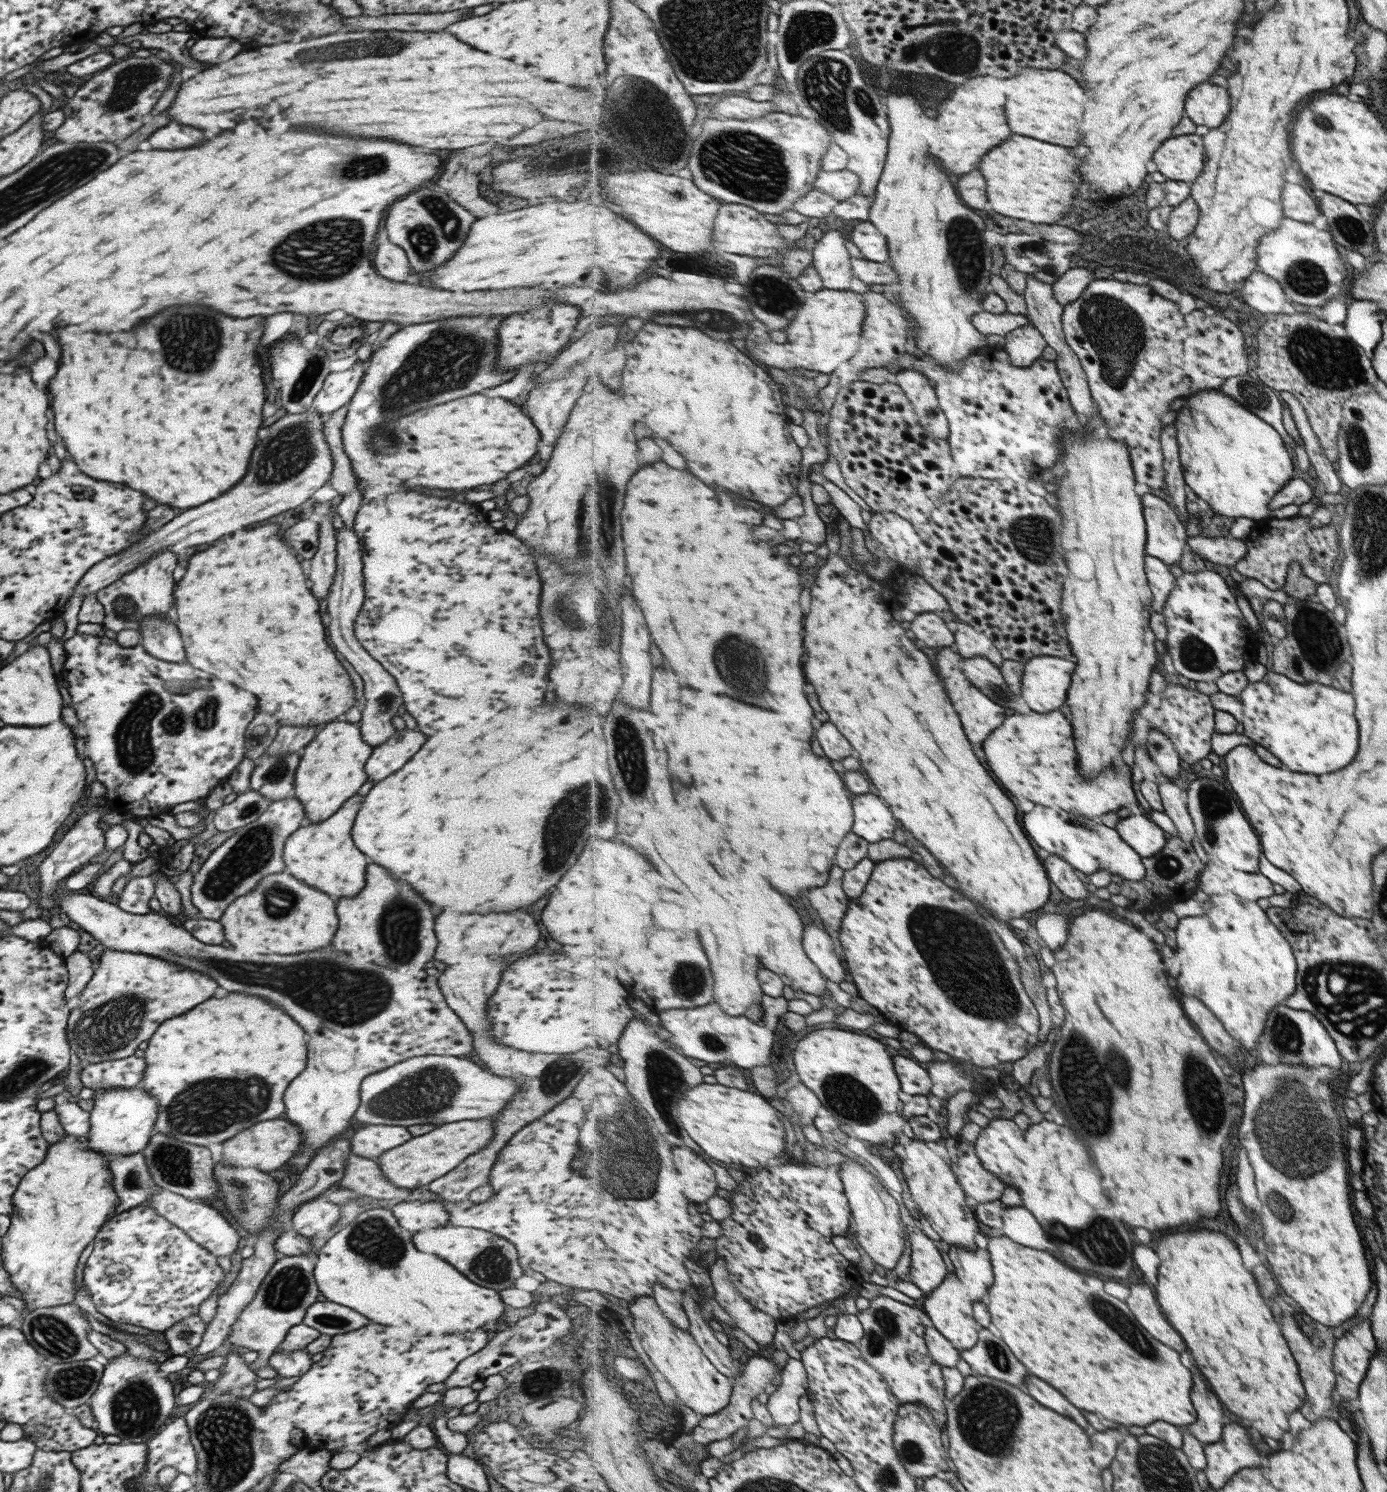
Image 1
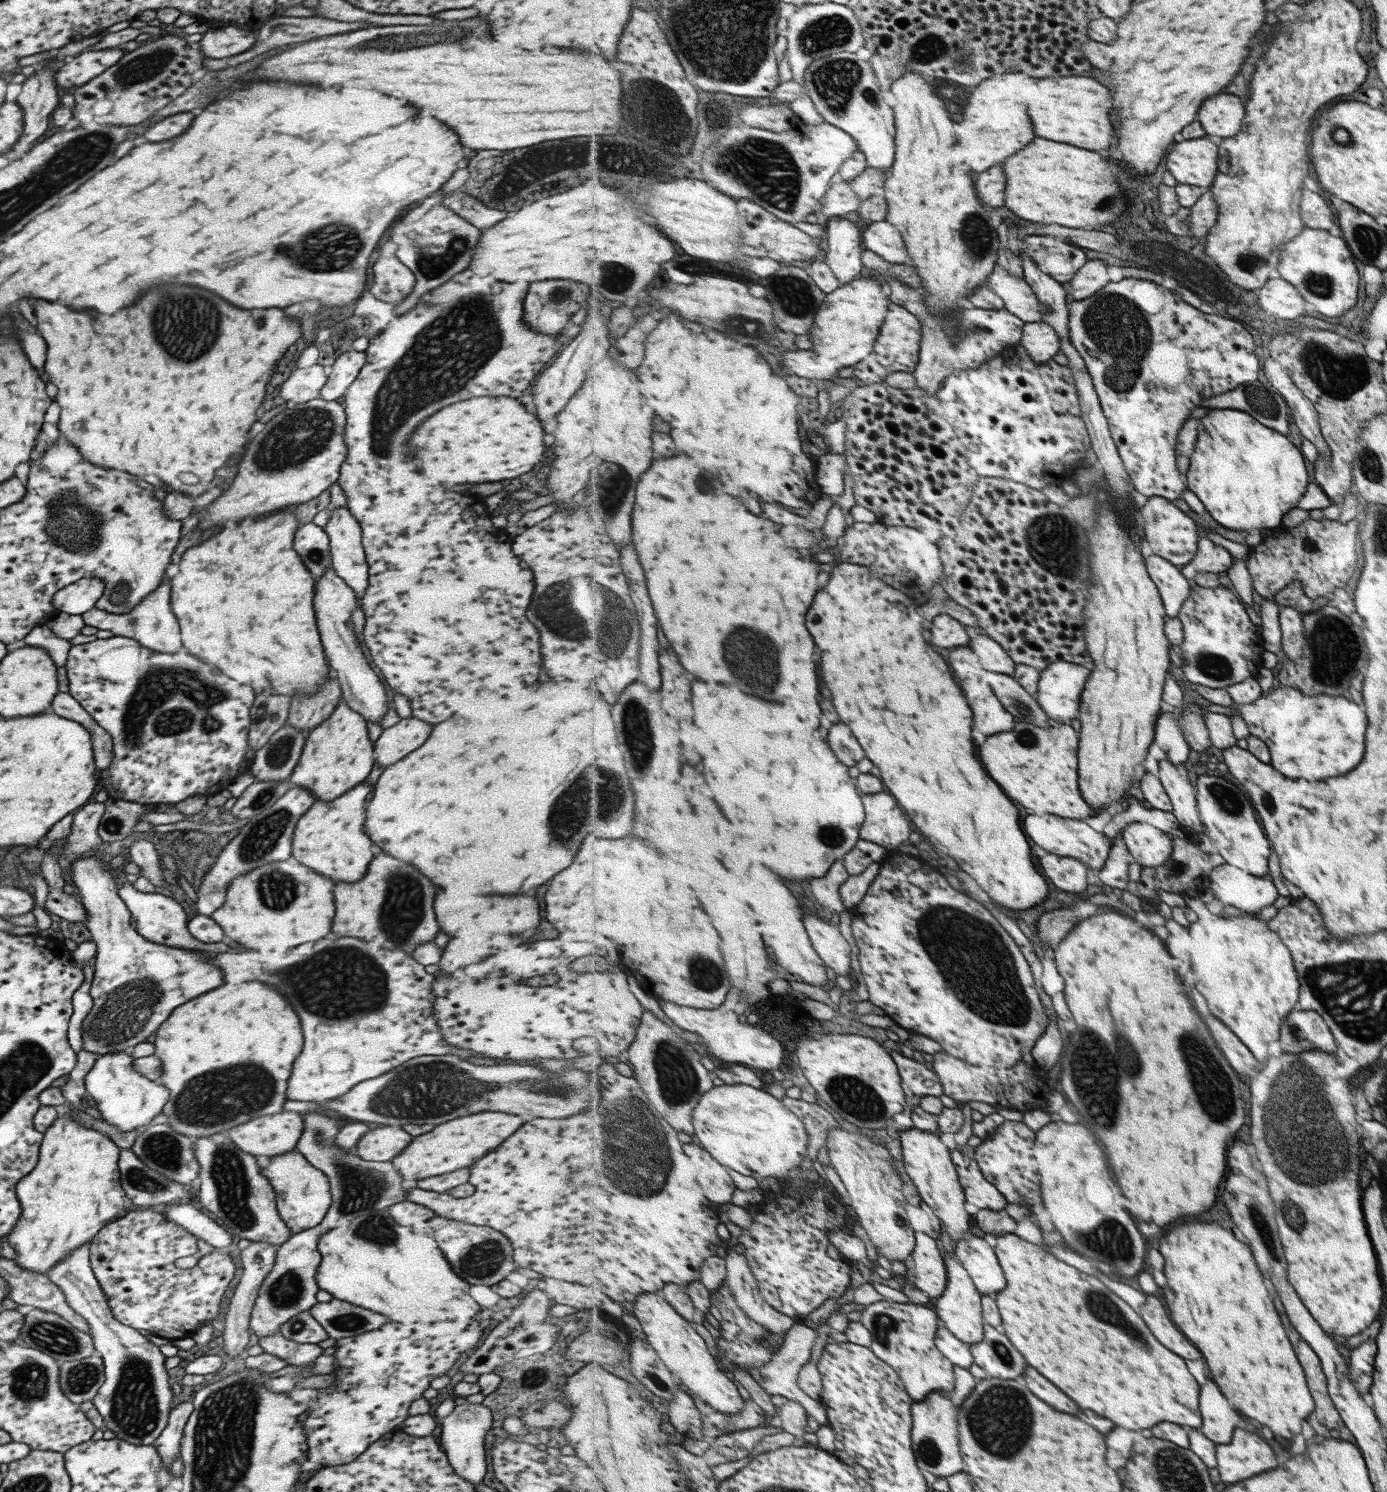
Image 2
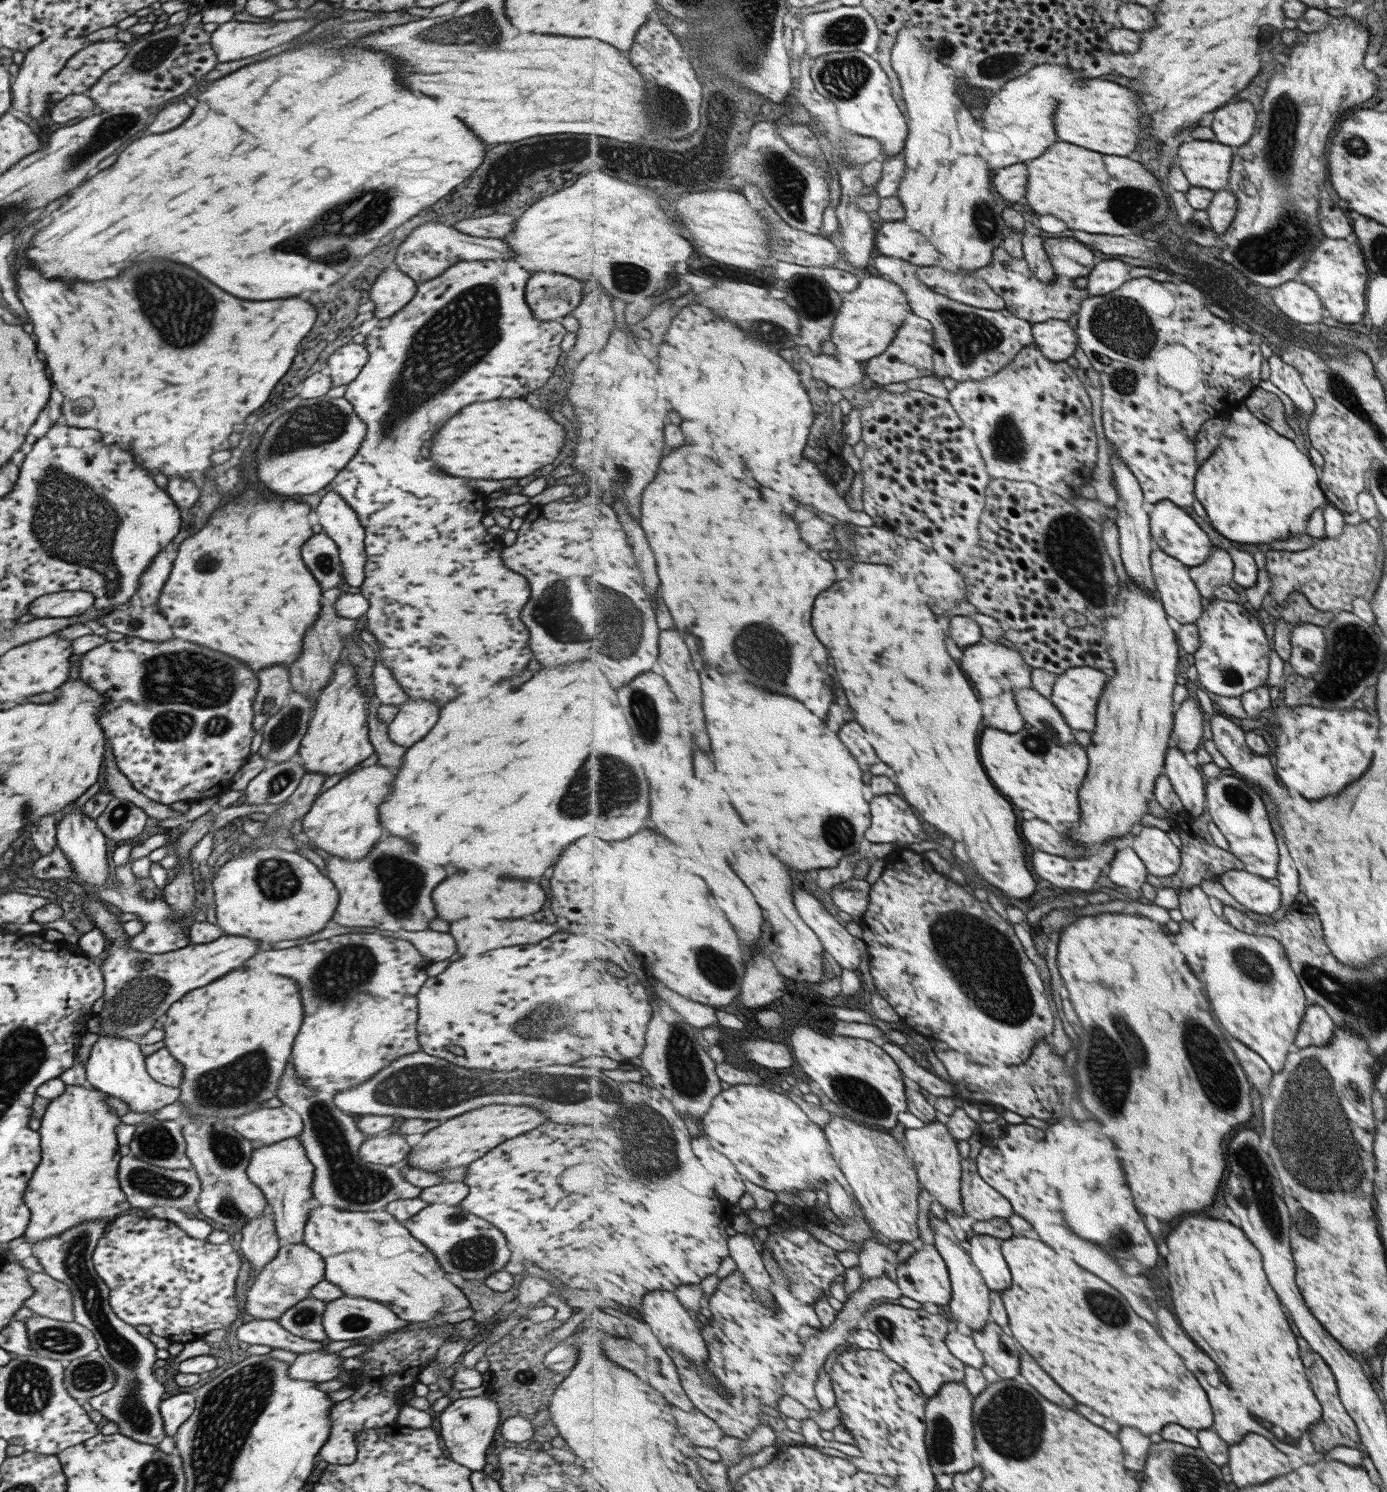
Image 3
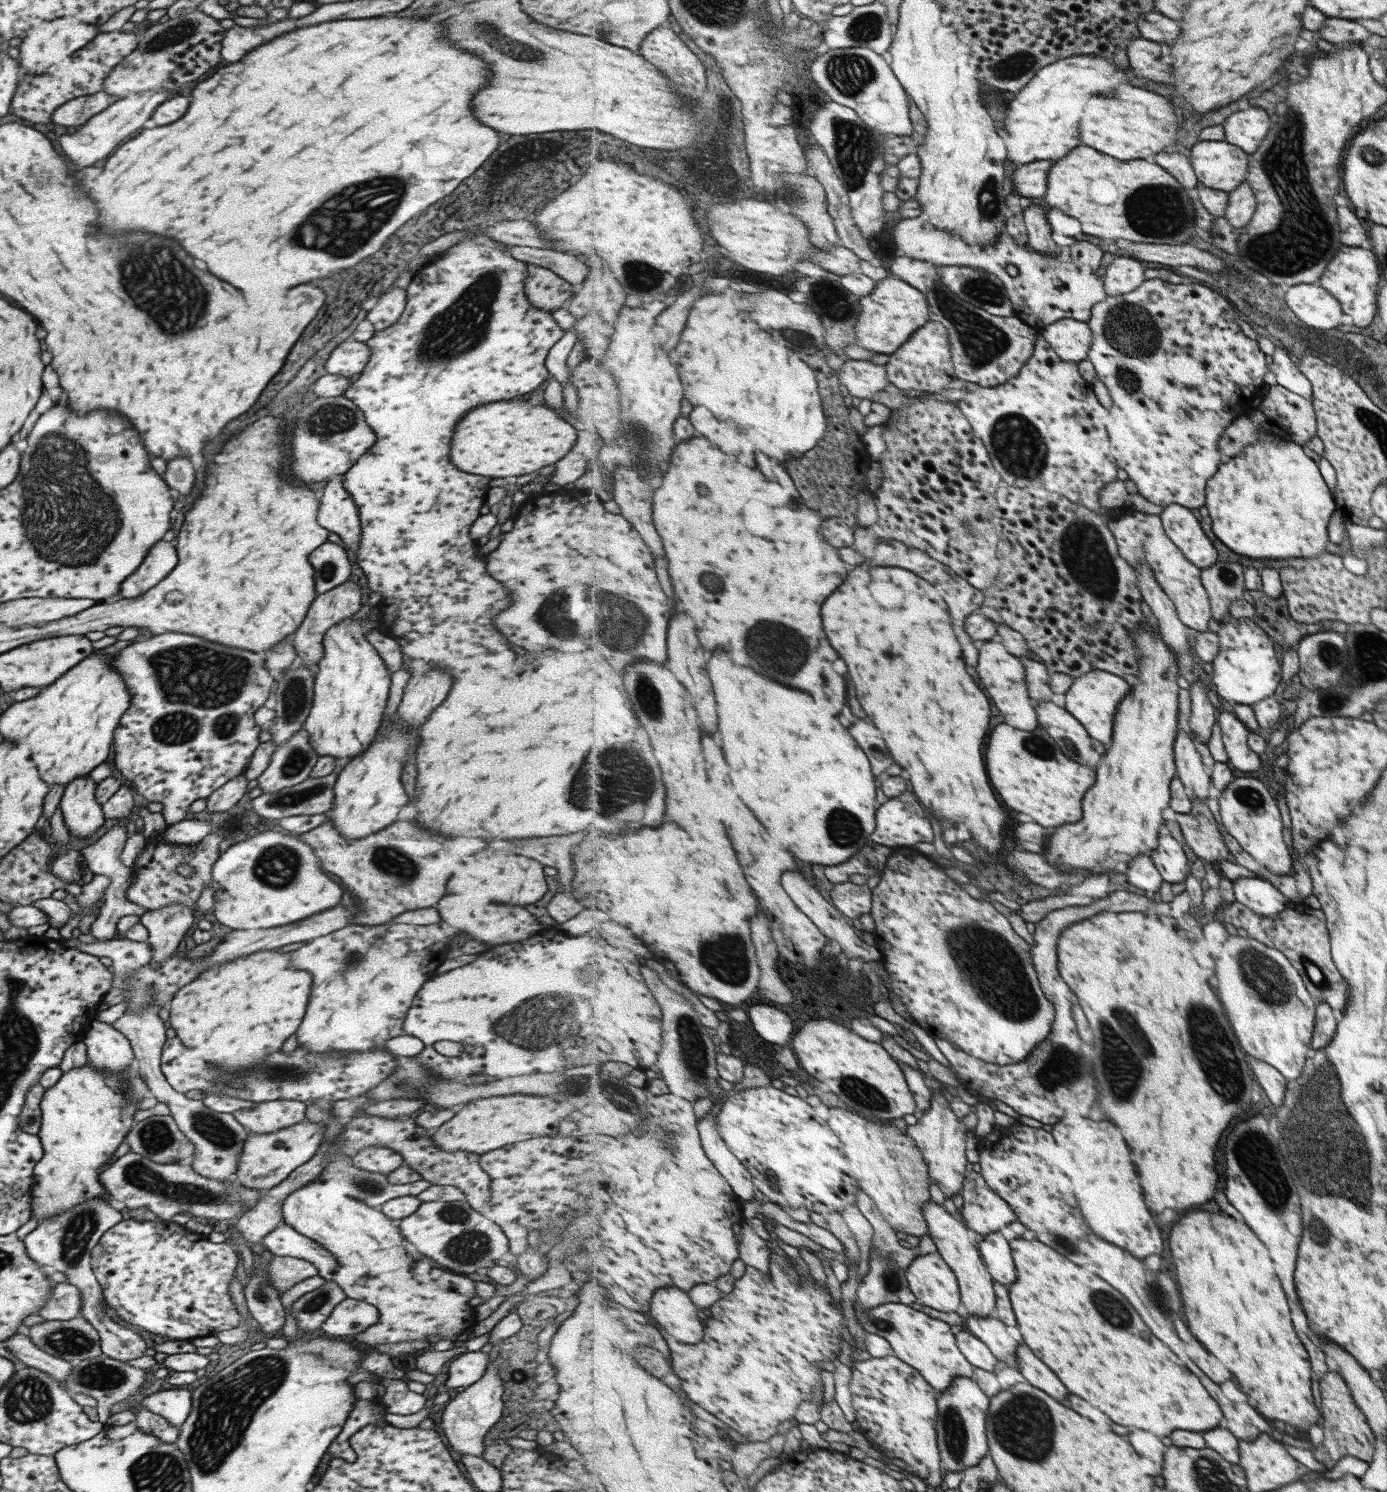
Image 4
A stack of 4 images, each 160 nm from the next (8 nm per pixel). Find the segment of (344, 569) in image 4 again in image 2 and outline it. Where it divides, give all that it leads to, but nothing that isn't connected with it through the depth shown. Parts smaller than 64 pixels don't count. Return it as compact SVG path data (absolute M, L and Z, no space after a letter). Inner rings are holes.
M311 522L300 525L293 538L293 548L301 556L303 566L311 572L315 579L321 576L326 568L330 568L329 539L320 526Z

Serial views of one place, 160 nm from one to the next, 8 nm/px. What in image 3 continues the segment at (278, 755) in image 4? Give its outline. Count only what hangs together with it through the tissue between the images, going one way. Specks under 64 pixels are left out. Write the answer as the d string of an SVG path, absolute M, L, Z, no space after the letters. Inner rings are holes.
M298 754L281 764L266 767L247 783L245 803L260 805L285 802L304 773Z

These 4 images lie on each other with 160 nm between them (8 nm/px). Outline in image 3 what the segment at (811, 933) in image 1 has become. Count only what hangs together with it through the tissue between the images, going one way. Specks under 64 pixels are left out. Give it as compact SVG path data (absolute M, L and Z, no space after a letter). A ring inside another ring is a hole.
M797 888L795 900L801 916L820 936L827 952L835 956L835 960L843 969L857 970L865 956L869 956L867 946L862 939L856 938L837 922L837 918L819 902L813 894Z

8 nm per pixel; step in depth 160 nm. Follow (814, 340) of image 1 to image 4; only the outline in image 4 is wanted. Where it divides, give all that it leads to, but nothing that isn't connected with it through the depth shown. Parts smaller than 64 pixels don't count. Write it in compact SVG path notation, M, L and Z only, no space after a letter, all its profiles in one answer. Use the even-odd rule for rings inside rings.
M889 276L877 282L875 290L869 296L862 297L861 317L854 344L879 354L891 355L930 320L931 310L925 293L899 278Z

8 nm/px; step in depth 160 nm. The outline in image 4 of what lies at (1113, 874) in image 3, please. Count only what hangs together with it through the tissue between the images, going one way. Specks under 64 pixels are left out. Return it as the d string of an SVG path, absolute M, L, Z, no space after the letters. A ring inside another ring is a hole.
M1140 854L1137 858L1133 859L1133 863L1129 863L1127 872L1125 872L1127 882L1129 884L1143 889L1149 895L1161 890L1163 886L1162 872L1157 870L1155 862L1151 860L1151 856Z

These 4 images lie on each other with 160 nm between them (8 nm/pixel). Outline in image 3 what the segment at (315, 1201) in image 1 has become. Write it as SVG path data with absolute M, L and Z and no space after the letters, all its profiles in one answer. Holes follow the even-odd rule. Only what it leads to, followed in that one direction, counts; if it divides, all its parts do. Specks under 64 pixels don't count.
M297 1137L284 1138L273 1144L261 1145L253 1149L250 1154L245 1172L249 1182L257 1186L263 1193L269 1205L269 1212L273 1217L274 1230L278 1240L285 1240L286 1245L295 1245L302 1242L302 1231L309 1218L309 1210L314 1207L310 1182L313 1178L313 1165L306 1157L304 1146Z

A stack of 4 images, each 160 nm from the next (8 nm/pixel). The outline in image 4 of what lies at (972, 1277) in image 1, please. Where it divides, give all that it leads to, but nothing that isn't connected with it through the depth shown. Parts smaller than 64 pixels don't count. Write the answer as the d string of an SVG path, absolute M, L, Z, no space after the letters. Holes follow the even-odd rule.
M1001 1232L992 1233L983 1238L978 1245L987 1270L995 1282L1013 1284L1017 1282L1017 1268L1014 1261L1013 1249L1010 1241Z

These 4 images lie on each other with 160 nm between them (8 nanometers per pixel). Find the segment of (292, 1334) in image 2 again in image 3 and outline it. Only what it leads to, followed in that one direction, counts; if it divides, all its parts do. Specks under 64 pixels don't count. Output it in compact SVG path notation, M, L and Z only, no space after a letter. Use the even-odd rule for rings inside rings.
M309 1296L282 1312L277 1321L287 1332L294 1334L293 1336L319 1342L326 1338L321 1324L325 1307L326 1302Z

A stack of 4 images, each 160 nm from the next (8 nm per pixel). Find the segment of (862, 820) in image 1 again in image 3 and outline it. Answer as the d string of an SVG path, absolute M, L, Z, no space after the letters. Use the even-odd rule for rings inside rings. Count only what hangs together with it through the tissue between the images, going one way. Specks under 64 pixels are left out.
M897 794L877 796L872 802L873 826L866 832L867 843L907 846L923 842L927 832L909 802Z

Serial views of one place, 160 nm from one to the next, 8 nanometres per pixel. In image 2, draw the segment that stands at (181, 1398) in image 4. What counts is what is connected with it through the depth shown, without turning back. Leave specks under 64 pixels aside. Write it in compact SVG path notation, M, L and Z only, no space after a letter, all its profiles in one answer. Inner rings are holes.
M190 1399L178 1403L173 1408L171 1407L167 1415L166 1425L151 1444L155 1447L166 1469L170 1467L173 1459L180 1458L177 1454L180 1452L182 1430L188 1416L192 1413L192 1408Z

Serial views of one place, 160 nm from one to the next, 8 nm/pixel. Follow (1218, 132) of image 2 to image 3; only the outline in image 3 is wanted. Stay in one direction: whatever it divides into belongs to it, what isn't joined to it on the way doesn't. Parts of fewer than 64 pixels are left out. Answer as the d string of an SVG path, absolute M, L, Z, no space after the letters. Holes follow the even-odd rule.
M1241 100L1237 103L1229 103L1217 109L1213 113L1211 128L1215 131L1216 140L1225 143L1227 146L1241 147L1252 140L1253 129L1256 119L1255 104Z

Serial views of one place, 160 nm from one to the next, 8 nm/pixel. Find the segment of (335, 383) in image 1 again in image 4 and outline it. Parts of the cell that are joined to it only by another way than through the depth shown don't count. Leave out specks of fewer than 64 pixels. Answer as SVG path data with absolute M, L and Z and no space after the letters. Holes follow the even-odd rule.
M344 340L331 350L324 369L329 374L349 378L361 372L368 361L369 353L369 347L365 343Z

